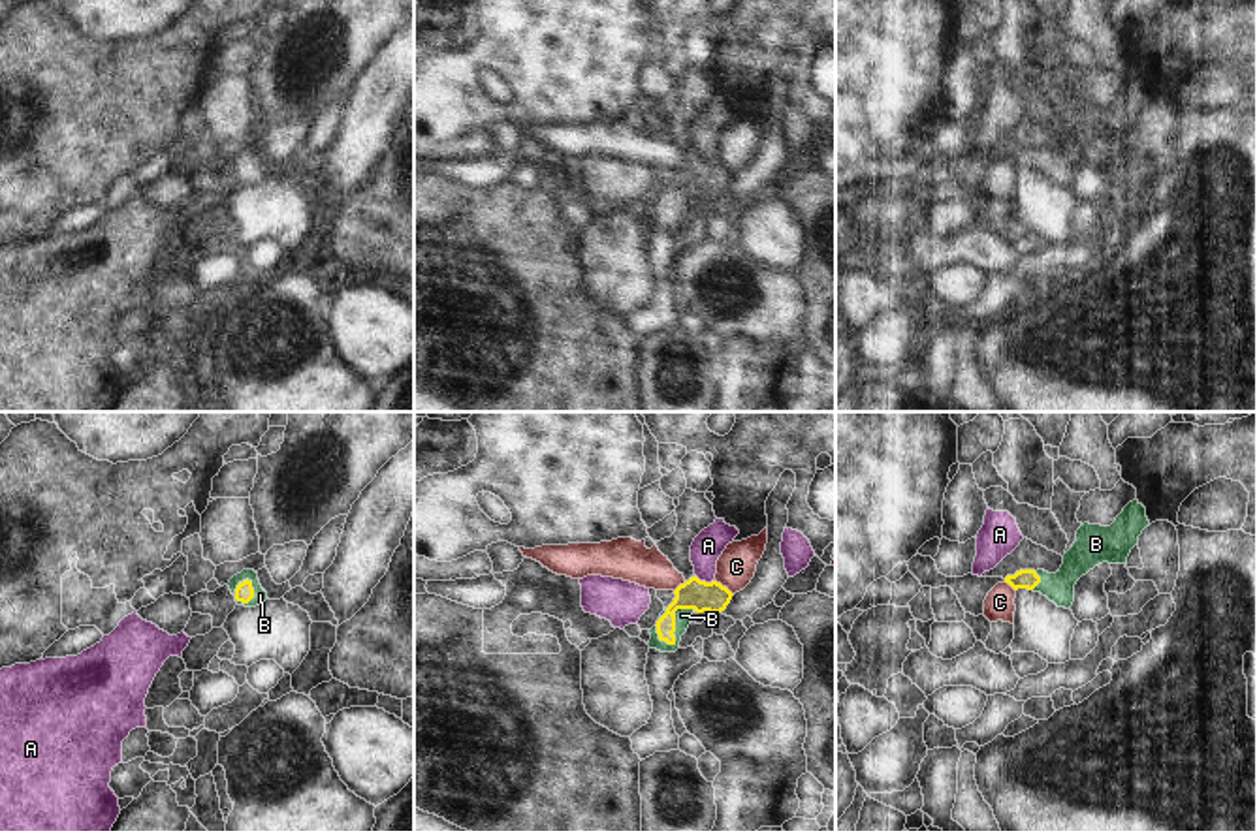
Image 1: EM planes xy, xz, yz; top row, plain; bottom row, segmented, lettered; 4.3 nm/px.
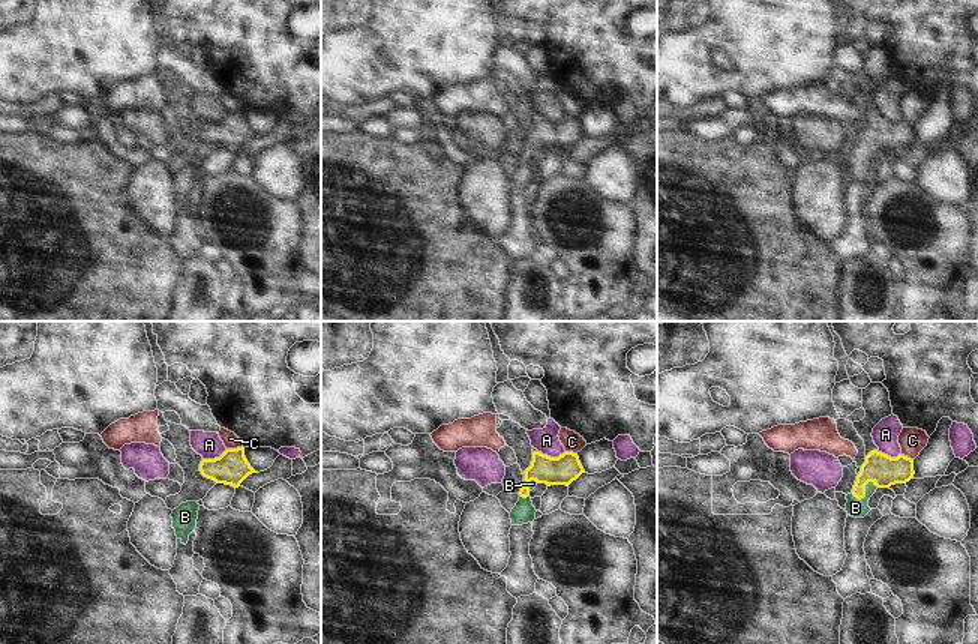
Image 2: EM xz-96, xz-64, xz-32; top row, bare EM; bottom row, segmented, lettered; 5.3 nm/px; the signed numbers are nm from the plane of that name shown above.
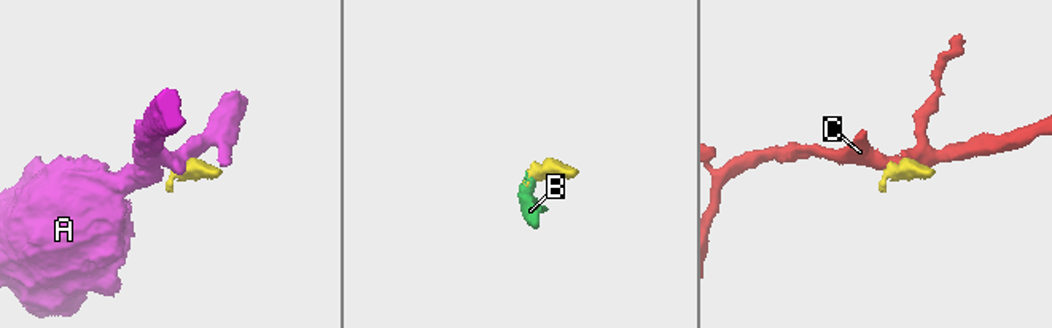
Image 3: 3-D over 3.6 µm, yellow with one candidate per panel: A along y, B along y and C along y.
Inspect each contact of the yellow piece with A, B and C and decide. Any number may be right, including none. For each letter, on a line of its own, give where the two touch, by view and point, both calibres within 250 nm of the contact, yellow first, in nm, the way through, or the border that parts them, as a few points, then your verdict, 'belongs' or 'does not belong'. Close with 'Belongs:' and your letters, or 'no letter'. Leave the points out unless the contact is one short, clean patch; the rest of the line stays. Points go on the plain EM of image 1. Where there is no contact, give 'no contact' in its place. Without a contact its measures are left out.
A: contact xz (704, 160); calibres 130 and 140 nm; border xz (695, 153), (700, 158), (714, 160); does not belong
B: contact xz (674, 205); calibres 130 and 60 nm; way xz (697, 173), (674, 192), (674, 205), (682, 194); belongs
C: contact xz (725, 166); calibres 130 and 170 nm; border xz (716, 158), (732, 173); does not belong
Belongs: B

